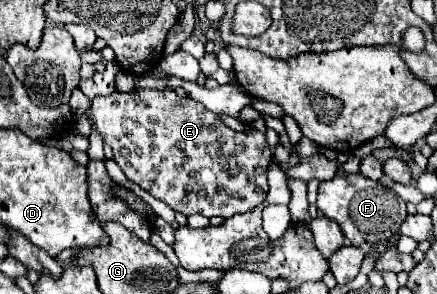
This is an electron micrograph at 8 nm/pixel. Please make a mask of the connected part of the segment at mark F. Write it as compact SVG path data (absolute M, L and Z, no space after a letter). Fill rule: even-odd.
M339 170L335 178L319 184L317 208L341 226L345 238L349 238L353 246L391 238L407 216L405 200L399 198L393 190L385 188L381 182L367 180L363 174L349 174L343 170Z

